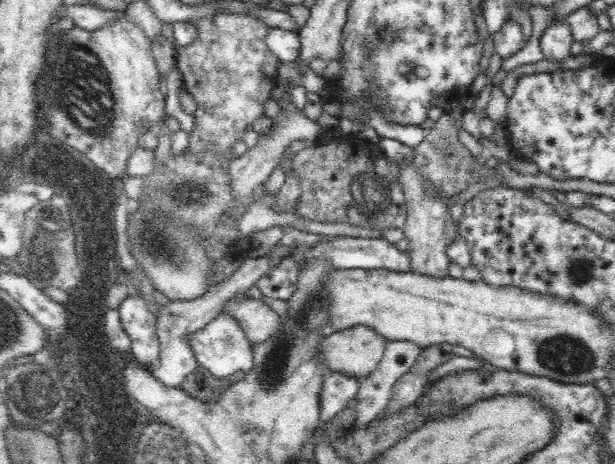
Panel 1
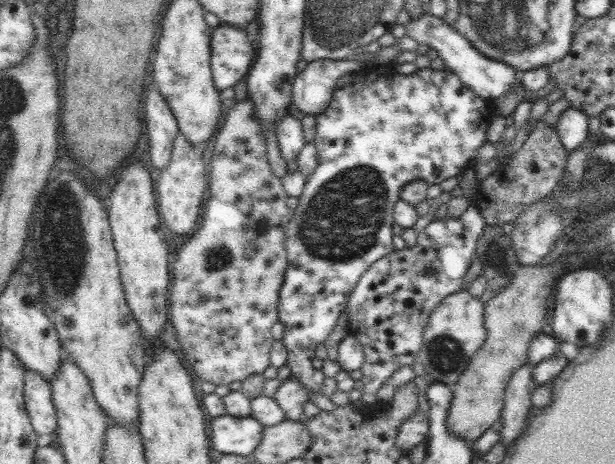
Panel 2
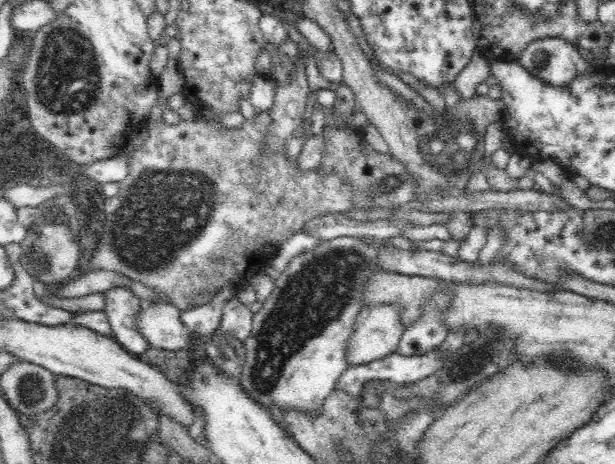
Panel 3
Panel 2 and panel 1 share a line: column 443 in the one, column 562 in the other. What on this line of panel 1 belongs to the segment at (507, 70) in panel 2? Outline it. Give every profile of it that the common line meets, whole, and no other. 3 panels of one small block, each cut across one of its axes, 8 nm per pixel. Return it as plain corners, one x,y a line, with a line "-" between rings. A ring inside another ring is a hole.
566,18
564,20
556,19
544,30
539,40
543,58
546,60
563,61
570,55
572,43
570,23

